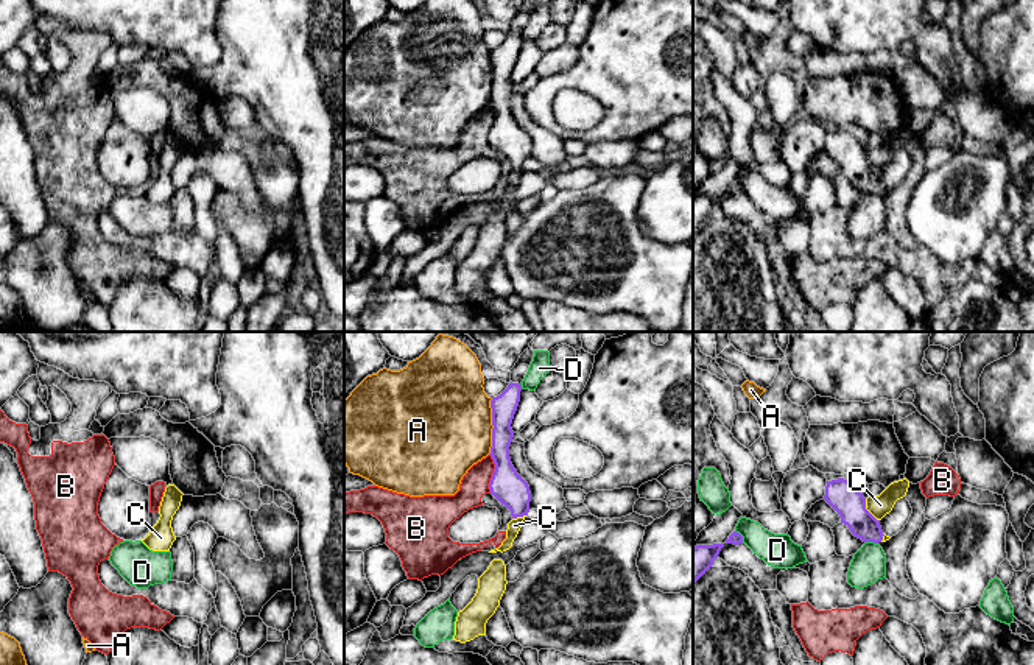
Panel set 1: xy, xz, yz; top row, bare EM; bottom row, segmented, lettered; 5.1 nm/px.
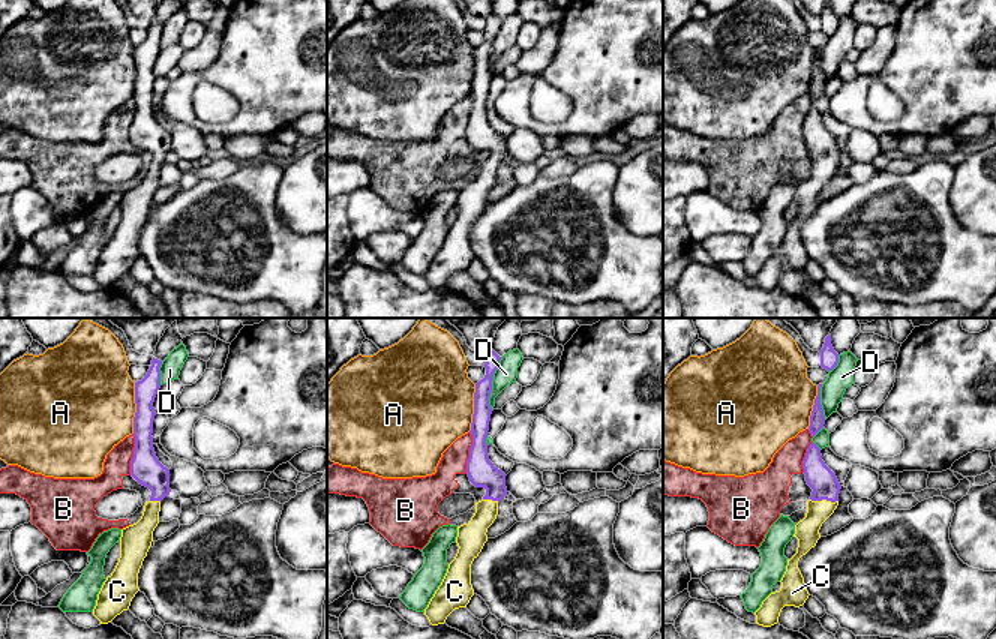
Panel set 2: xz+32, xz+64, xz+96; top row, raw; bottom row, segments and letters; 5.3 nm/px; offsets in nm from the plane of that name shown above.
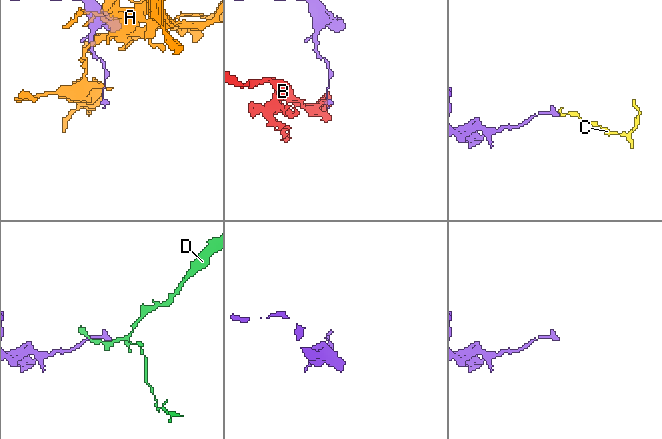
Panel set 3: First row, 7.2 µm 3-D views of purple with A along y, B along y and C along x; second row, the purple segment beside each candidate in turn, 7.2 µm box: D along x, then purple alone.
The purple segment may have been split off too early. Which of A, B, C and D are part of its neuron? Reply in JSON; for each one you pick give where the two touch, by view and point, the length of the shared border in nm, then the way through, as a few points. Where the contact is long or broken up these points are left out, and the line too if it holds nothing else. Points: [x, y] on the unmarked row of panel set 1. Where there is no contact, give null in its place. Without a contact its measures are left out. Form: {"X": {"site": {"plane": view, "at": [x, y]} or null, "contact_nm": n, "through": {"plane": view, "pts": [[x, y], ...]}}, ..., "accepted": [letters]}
{"C": {"site": {"plane": "yz", "at": [866, 161]}, "contact_nm": 140, "through": {"plane": "yz", "pts": [[851, 156], [855, 161], [866, 161], [880, 156]]}}, "accepted": ["C"]}

